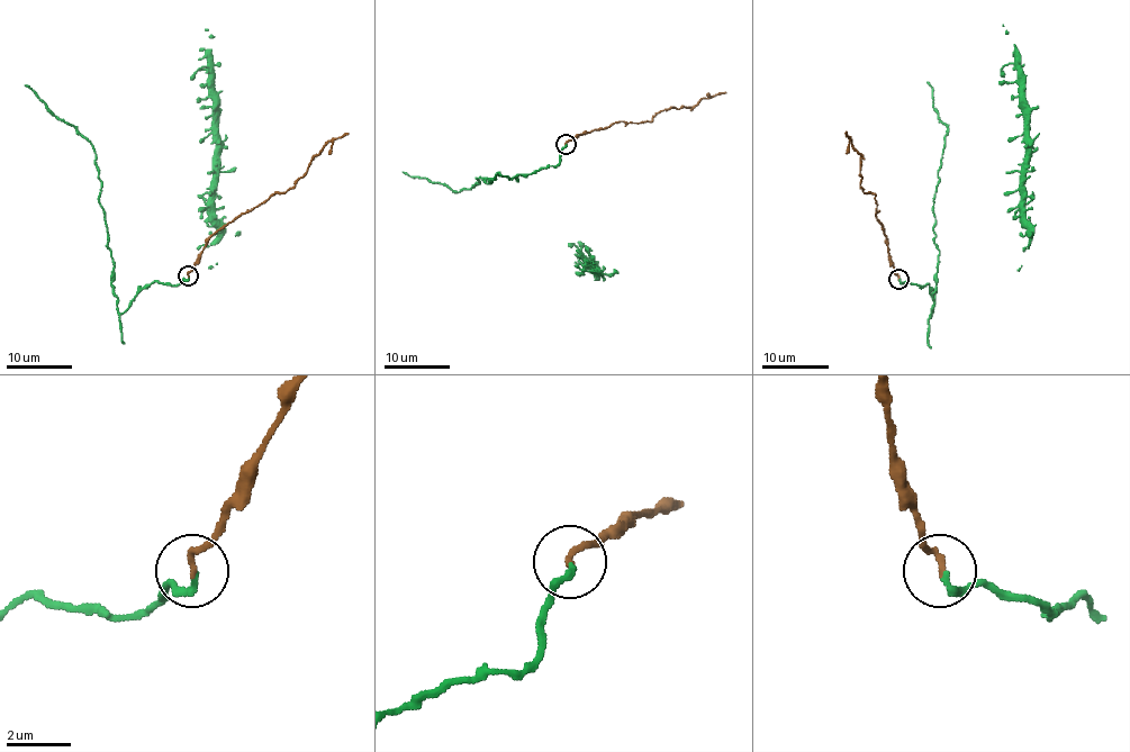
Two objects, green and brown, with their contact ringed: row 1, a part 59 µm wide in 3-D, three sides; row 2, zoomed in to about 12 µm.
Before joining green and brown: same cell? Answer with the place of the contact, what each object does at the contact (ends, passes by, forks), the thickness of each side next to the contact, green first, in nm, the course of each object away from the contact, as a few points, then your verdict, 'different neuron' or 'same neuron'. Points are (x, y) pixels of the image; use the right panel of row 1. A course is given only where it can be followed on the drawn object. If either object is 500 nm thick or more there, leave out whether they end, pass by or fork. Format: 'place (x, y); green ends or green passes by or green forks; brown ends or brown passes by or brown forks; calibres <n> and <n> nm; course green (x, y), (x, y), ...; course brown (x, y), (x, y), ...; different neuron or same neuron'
place (898, 279); green ends; brown ends; calibres 190 and 190 nm; course green (900, 279), (930, 286), (931, 317), (940, 251), (933, 199), (948, 128), (938, 118), (927, 81); course brown (897, 279), (883, 225), (875, 216), (875, 196), (859, 186), (859, 155), (846, 132); same neuron

